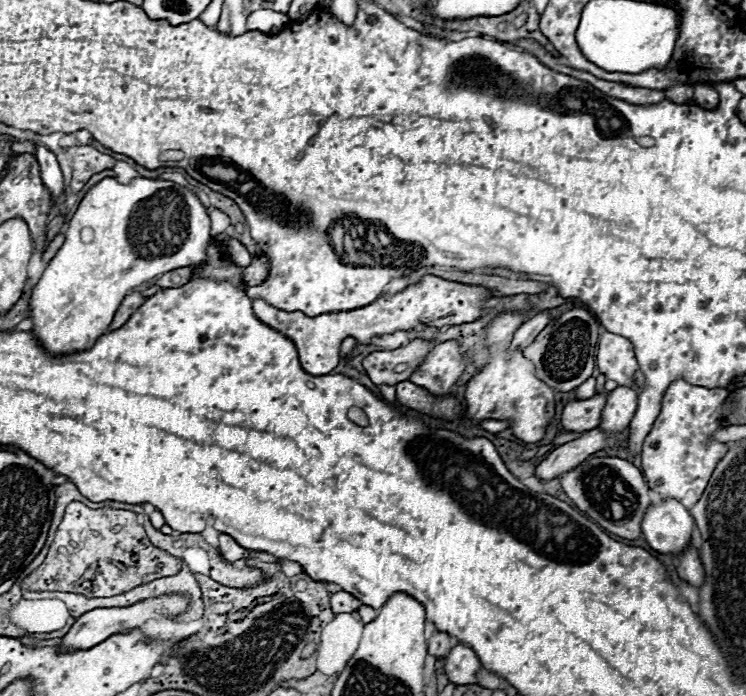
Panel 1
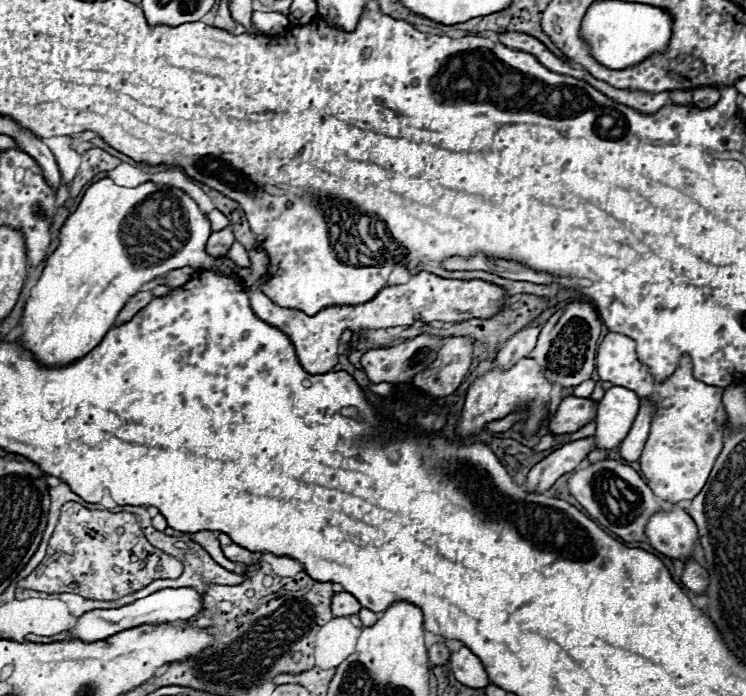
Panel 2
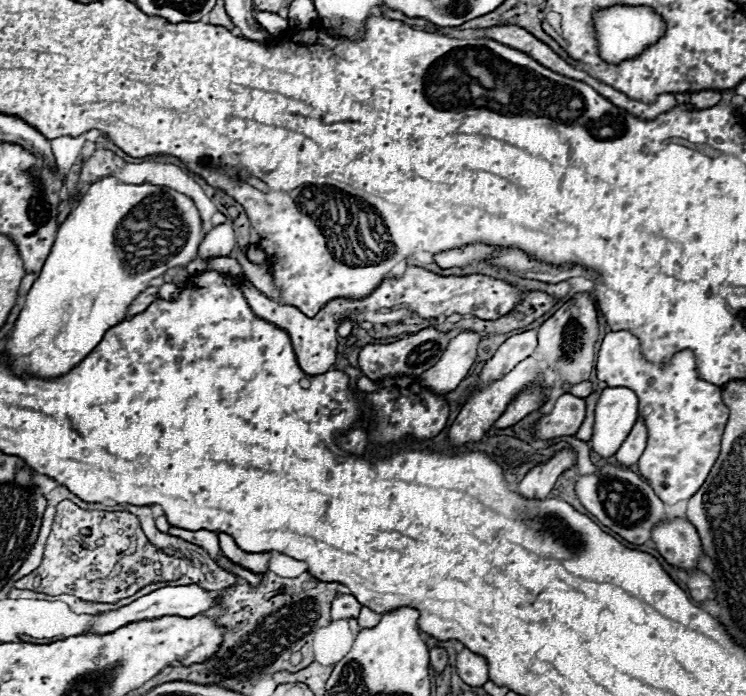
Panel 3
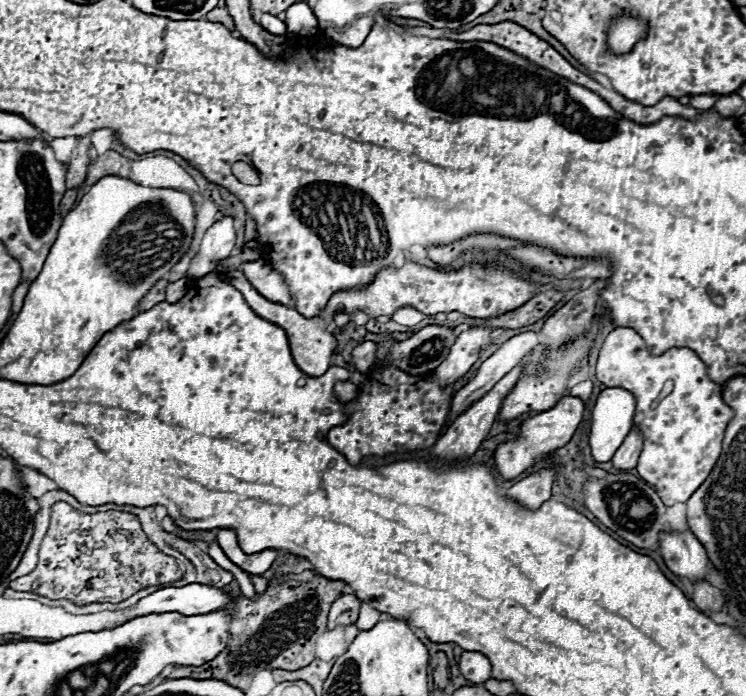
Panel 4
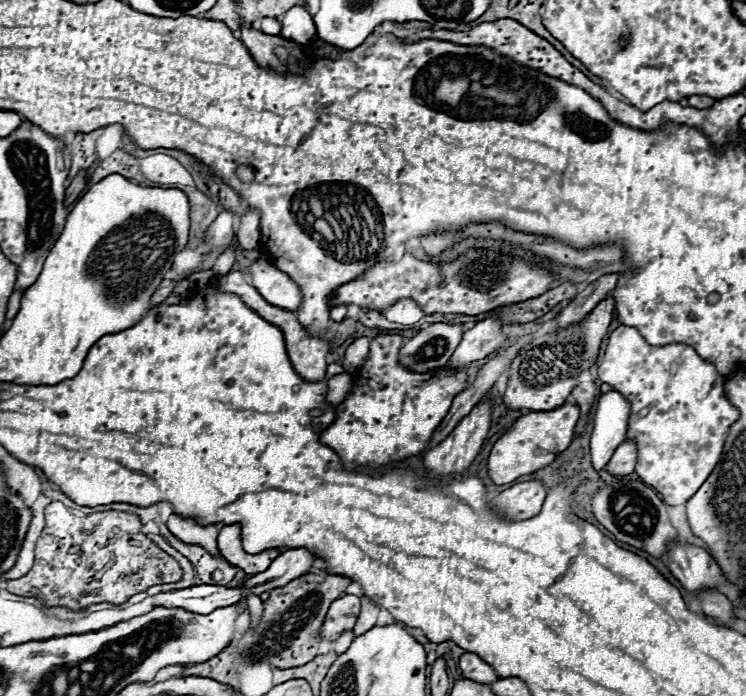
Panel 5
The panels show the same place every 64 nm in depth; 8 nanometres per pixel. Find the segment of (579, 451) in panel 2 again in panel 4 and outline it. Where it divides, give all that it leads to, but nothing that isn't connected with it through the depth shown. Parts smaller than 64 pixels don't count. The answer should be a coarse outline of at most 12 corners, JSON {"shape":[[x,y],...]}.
{"shape":[[542,468],[506,496],[540,508],[552,494],[556,468]]}

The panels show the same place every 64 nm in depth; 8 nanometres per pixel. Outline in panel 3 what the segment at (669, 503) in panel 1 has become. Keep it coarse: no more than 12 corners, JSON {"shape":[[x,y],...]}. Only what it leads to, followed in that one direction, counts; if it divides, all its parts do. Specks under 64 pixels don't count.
{"shape":[[690,520],[652,528],[652,542],[668,564],[698,566],[702,544]]}

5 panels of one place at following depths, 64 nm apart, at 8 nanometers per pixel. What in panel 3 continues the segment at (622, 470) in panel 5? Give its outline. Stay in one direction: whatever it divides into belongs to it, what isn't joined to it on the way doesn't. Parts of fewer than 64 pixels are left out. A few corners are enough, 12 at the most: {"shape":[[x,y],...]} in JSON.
{"shape":[[638,418],[616,452],[618,464],[636,464],[646,448],[648,430]]}

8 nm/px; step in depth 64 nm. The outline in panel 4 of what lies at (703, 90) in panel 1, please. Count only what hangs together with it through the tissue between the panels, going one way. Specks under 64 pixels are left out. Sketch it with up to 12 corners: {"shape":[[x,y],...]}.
{"shape":[[690,96],[690,106],[710,110],[720,96]]}

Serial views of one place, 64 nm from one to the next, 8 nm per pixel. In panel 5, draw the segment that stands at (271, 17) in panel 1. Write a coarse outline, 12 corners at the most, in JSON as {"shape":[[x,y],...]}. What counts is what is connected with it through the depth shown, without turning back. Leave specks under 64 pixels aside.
{"shape":[[260,18],[258,28],[268,34],[280,34],[282,24],[276,18]]}

